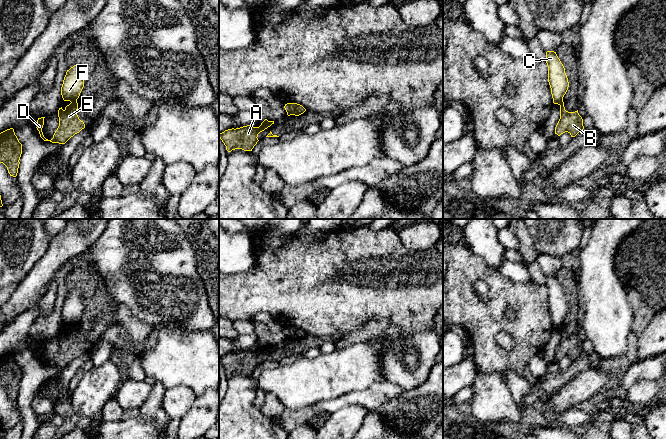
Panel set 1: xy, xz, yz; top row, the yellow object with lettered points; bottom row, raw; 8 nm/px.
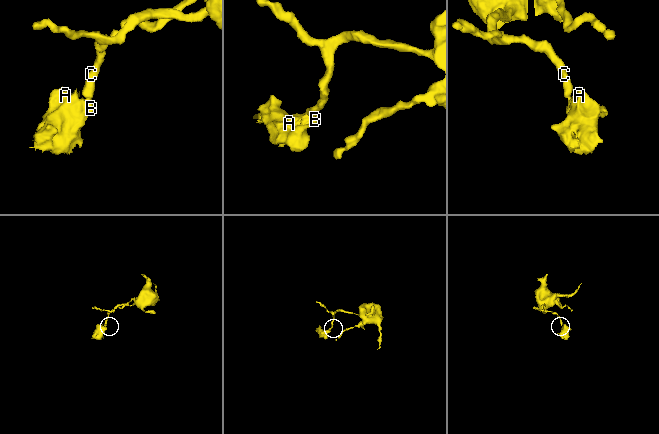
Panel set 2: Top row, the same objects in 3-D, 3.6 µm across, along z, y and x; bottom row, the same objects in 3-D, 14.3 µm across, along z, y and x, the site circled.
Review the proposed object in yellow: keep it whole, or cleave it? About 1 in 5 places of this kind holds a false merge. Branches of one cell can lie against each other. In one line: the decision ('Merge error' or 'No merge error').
Merge error

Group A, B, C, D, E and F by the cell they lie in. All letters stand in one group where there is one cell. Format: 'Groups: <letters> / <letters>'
Groups: A B D E / C F

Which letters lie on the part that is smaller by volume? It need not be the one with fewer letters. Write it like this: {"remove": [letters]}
{"remove": ["A", "B", "D", "E"]}

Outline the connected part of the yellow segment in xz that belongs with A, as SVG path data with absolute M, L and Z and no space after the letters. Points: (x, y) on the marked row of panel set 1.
M265 119L259 127L253 127L251 124L240 128L225 130L219 134L219 138L226 146L226 150L231 152L235 149L252 151L257 144L258 134L274 124L274 121Z

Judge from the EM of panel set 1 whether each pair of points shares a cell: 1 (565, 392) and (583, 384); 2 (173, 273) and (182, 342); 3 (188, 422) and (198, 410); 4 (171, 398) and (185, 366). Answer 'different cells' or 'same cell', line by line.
1: same cell
2: different cells
3: same cell
4: different cells

